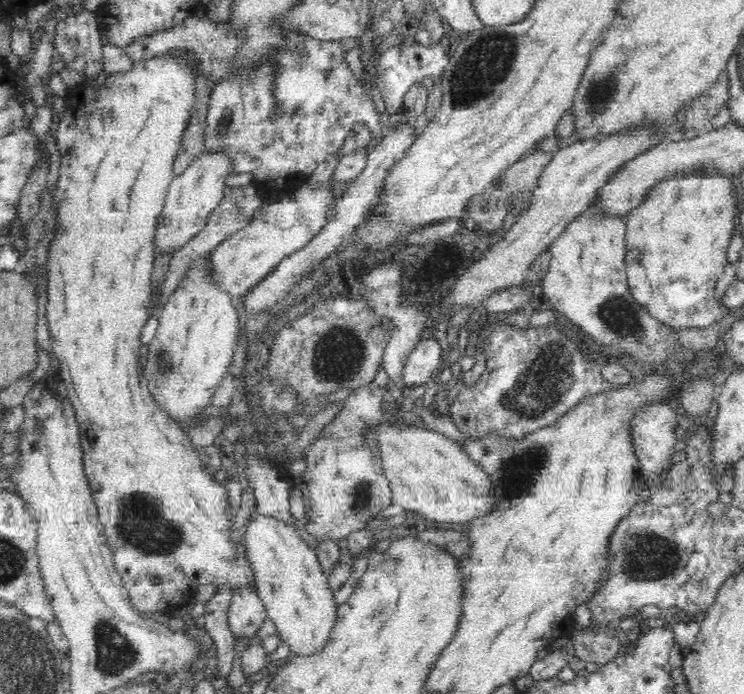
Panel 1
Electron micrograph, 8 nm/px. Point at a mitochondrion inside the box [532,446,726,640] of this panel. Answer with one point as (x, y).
(648, 556)

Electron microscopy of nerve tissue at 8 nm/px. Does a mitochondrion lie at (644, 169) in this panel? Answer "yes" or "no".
no

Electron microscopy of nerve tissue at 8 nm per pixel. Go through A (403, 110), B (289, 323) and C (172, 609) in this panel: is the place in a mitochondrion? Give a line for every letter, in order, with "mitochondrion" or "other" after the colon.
A: other
B: other
C: other

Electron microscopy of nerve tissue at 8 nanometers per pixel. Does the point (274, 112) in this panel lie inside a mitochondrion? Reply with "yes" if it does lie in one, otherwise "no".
yes

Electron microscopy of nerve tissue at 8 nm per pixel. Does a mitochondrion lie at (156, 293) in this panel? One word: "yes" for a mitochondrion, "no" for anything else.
no

